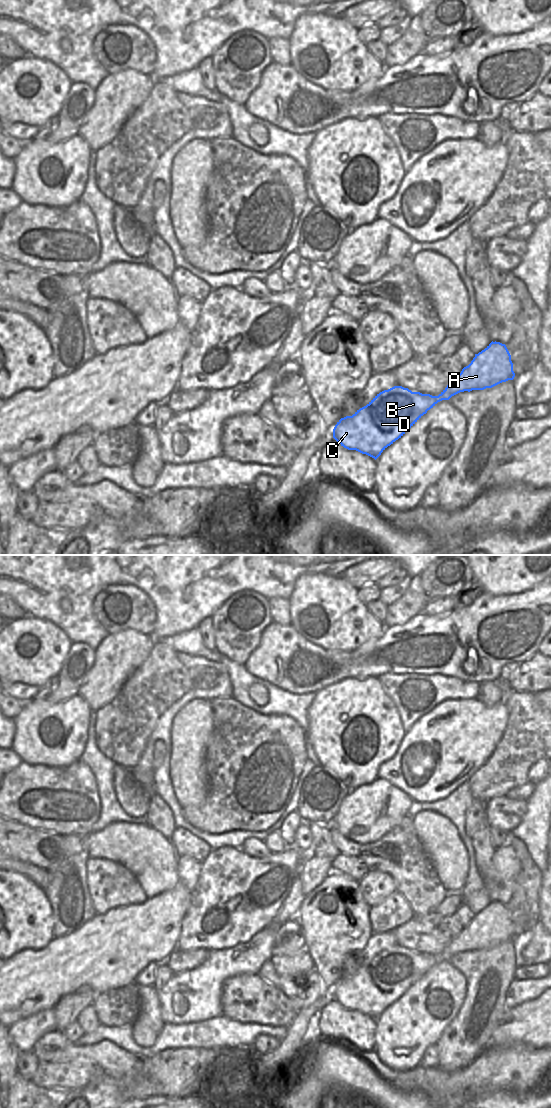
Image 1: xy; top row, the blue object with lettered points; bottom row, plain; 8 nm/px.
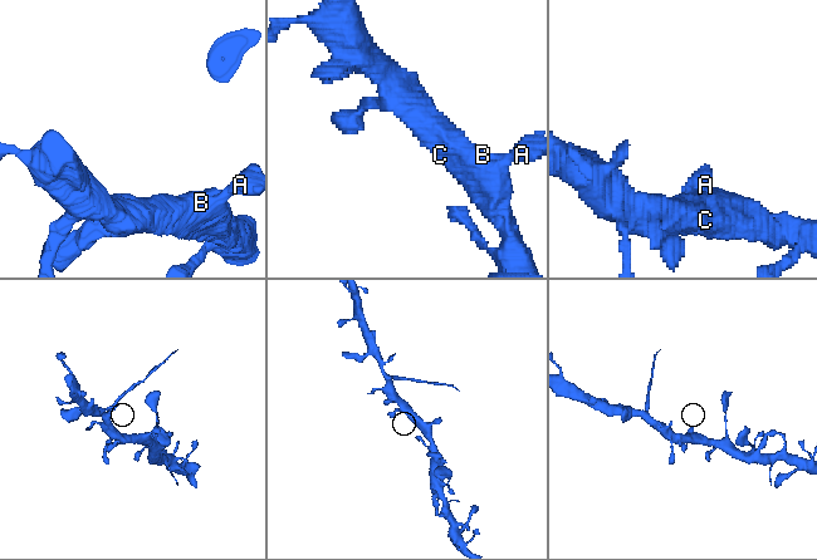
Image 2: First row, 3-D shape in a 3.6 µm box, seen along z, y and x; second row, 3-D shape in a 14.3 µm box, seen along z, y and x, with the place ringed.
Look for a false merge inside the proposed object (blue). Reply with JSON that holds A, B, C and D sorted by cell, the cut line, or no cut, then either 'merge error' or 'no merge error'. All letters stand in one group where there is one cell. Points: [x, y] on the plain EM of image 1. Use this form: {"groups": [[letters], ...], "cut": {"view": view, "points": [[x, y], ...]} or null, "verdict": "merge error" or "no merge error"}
{"groups": [["A", "B", "C", "D"]], "cut": null, "verdict": "no merge error"}

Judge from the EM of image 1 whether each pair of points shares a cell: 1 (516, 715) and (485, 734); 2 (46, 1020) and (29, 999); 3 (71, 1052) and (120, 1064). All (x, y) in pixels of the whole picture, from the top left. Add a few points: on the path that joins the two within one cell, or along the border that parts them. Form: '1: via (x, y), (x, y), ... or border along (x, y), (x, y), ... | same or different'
1: border along (503, 702), (508, 713), (508, 720), (499, 742) | different
2: border along (52, 1007), (17, 1020) | different
3: via (83, 1052), (104, 1053), (108, 1056) | same

